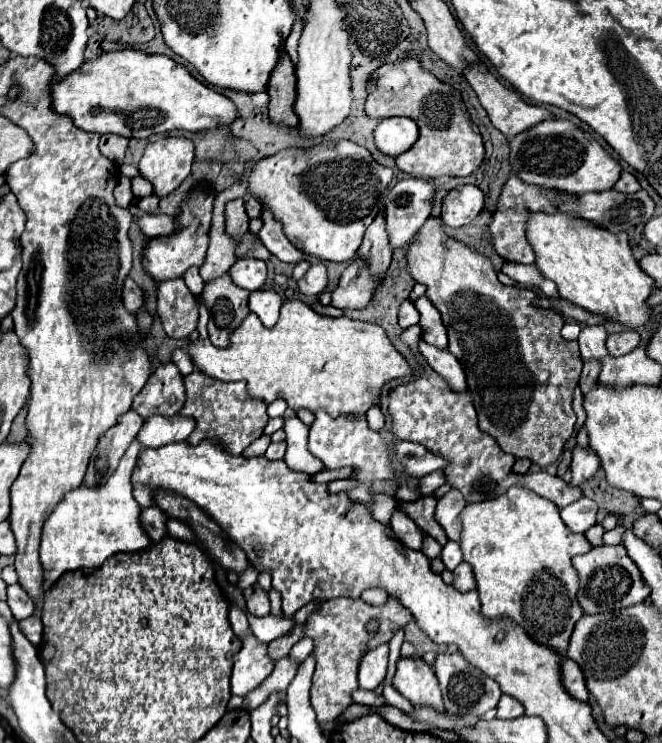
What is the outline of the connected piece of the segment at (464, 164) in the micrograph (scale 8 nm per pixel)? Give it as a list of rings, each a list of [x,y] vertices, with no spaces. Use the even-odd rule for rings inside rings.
[[[405,56],[399,58],[391,64],[383,64],[379,66],[379,70],[375,74],[371,74],[371,82],[367,84],[369,92],[367,92],[367,102],[365,102],[365,114],[371,118],[391,118],[391,116],[407,116],[411,120],[415,120],[415,124],[419,126],[419,140],[415,142],[415,146],[403,154],[399,154],[395,158],[397,168],[409,176],[415,178],[439,178],[439,176],[469,176],[471,172],[475,172],[479,168],[479,164],[483,162],[483,140],[481,134],[477,130],[477,126],[471,122],[465,104],[461,102],[459,94],[455,94],[455,90],[441,82],[437,76],[433,76],[431,72],[421,68],[421,62],[417,58]]]

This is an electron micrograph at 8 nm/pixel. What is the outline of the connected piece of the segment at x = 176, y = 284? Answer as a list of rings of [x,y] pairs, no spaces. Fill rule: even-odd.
[[[181,278],[159,284],[157,316],[169,338],[187,338],[197,328],[197,298],[187,290]]]

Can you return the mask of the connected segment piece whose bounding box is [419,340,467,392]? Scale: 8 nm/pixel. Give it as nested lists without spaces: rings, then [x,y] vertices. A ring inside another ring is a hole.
[[[419,340],[419,352],[425,358],[425,362],[439,376],[443,376],[449,382],[449,386],[455,392],[465,392],[467,390],[467,382],[465,382],[463,368],[461,368],[461,364],[457,362],[457,358],[449,350],[439,350],[437,346],[431,346],[425,340]]]

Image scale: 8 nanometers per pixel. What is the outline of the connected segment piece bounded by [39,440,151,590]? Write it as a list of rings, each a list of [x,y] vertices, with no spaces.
[[[133,440],[109,482],[105,482],[103,486],[81,484],[79,488],[69,490],[45,520],[39,549],[45,590],[49,590],[65,572],[81,570],[85,574],[91,574],[109,556],[117,552],[141,552],[151,544],[147,532],[141,530],[141,506],[133,498],[131,484],[131,474],[137,464],[139,452],[141,446],[137,440]]]

